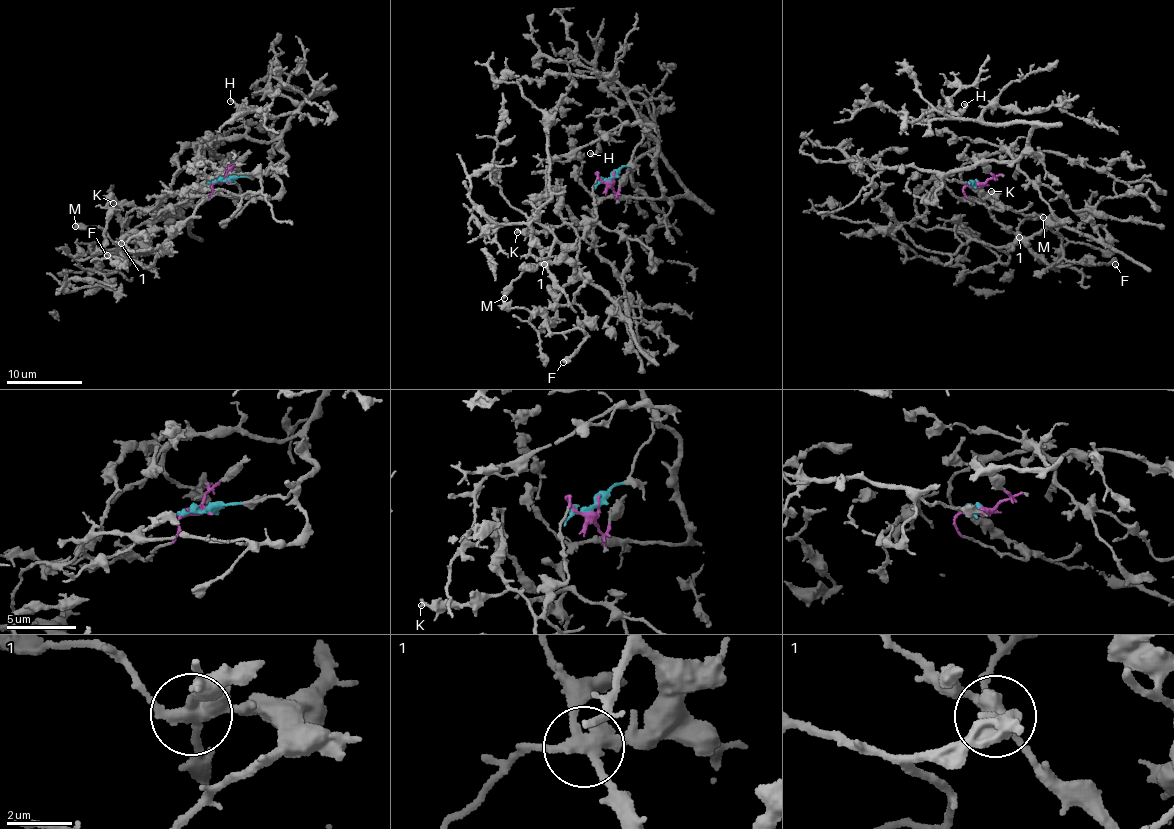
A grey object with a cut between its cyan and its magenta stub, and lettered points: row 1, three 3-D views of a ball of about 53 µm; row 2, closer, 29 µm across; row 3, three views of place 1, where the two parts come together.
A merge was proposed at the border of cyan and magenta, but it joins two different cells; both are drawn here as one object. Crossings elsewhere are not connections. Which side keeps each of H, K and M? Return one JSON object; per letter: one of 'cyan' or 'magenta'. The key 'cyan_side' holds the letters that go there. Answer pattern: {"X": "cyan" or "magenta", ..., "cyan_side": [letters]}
{"H": "cyan", "K": "magenta", "M": "magenta", "cyan_side": ["H"]}

